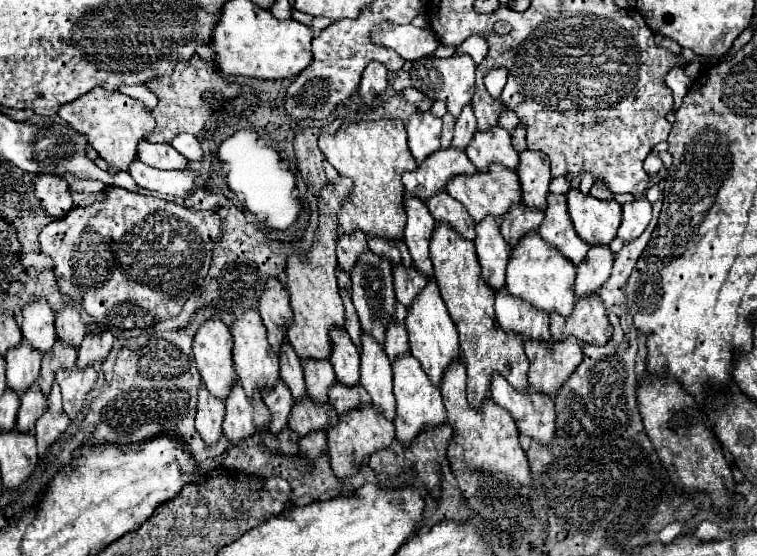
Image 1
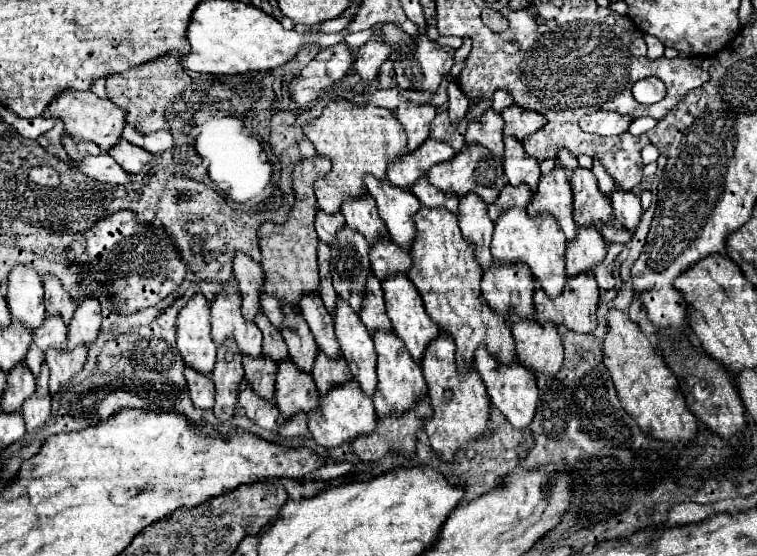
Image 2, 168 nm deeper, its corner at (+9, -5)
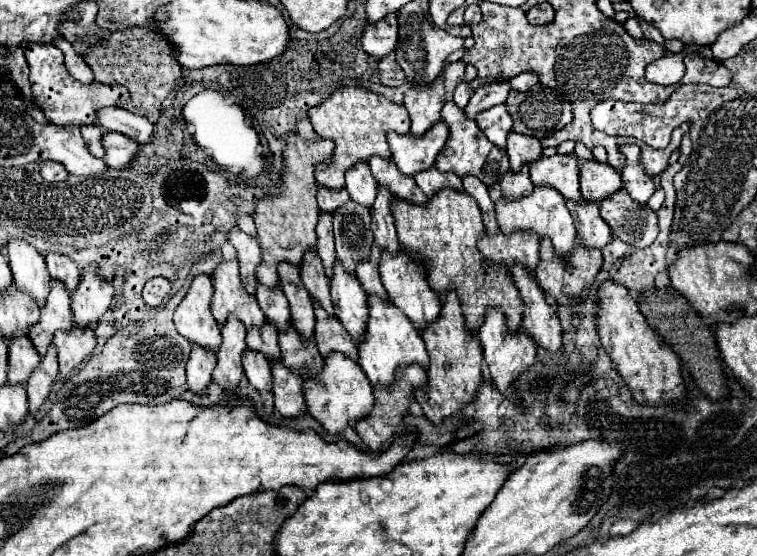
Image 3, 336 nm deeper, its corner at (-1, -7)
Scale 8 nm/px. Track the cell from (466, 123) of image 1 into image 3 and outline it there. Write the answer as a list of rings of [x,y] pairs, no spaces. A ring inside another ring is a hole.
[[[465,81],[465,83],[459,83],[459,85],[457,85],[453,101],[455,101],[455,105],[457,105],[457,107],[461,107],[461,109],[463,109],[463,107],[467,105],[467,101],[471,99],[471,95],[473,95],[473,87]]]

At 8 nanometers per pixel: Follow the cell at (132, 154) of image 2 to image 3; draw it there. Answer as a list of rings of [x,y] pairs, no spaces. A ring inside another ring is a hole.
[[[115,131],[103,133],[101,143],[105,147],[103,161],[107,163],[107,167],[123,169],[123,167],[127,167],[131,163],[131,159],[139,151],[139,145],[133,139],[127,139],[125,135],[117,135]]]

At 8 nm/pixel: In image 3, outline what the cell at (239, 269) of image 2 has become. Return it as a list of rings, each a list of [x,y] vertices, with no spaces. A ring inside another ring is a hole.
[[[233,227],[227,233],[227,241],[237,249],[237,259],[239,259],[239,271],[241,271],[241,281],[247,289],[247,293],[255,295],[255,285],[257,285],[257,277],[255,277],[255,269],[259,265],[261,259],[261,249],[255,237],[243,233],[239,227]]]

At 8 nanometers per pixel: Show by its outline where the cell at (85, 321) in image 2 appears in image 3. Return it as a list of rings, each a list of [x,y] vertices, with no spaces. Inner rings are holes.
[[[91,263],[87,269],[83,269],[81,281],[77,289],[71,293],[73,319],[81,327],[97,323],[97,319],[107,311],[113,297],[111,283],[101,279],[97,275],[97,269],[97,263]]]

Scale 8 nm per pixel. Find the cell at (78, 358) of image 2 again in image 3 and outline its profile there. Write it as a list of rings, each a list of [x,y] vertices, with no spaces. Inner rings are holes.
[[[73,327],[71,331],[55,331],[53,343],[59,351],[59,373],[65,377],[91,355],[97,341],[91,327]]]

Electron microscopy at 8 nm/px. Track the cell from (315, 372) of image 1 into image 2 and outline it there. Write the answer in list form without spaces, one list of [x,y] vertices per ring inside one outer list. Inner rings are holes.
[[[285,309],[285,325],[283,325],[281,333],[289,347],[291,361],[299,367],[299,371],[311,373],[319,349],[317,349],[317,343],[309,331],[305,319],[301,317],[301,313],[297,313],[293,309]]]

